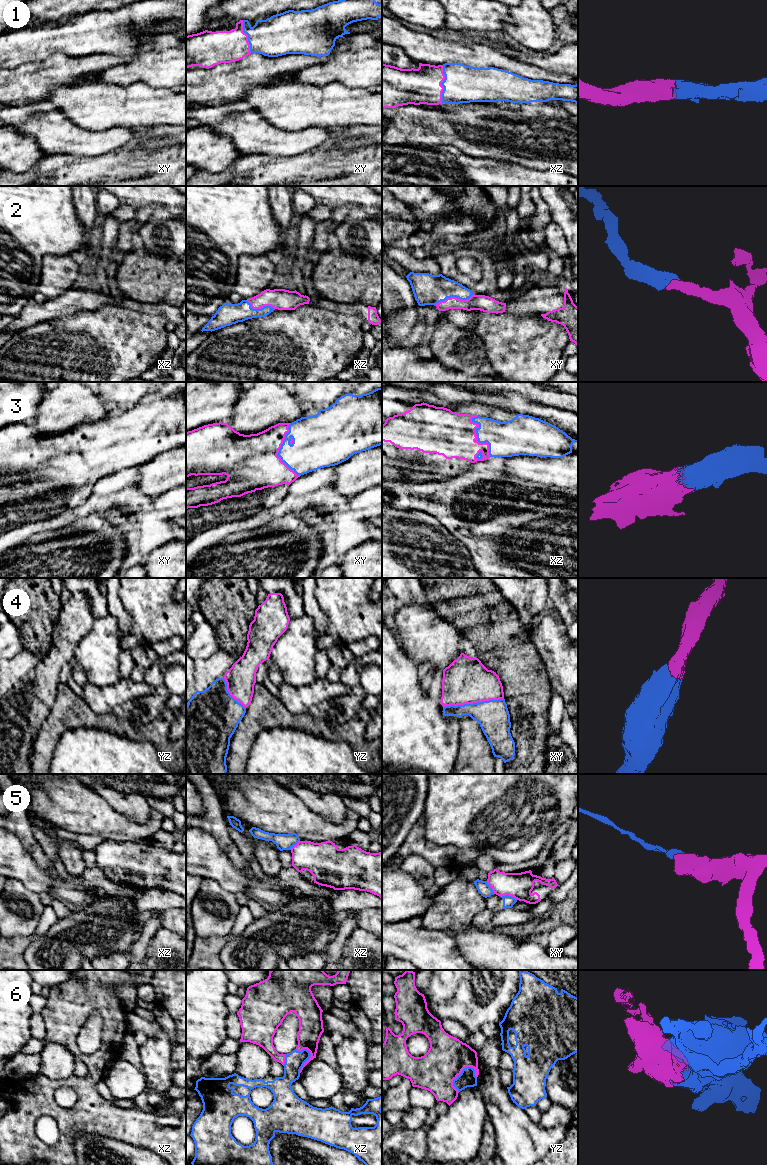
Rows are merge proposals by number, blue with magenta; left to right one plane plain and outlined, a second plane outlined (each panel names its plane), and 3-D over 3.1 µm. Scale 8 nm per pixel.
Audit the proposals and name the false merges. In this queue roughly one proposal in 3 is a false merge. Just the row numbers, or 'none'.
5

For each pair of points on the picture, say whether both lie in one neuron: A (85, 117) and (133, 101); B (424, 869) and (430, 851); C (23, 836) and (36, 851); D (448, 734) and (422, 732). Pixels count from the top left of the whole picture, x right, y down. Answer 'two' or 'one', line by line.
A: one
B: two
C: one
D: one

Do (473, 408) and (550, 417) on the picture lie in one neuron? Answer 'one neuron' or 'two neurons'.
two neurons

